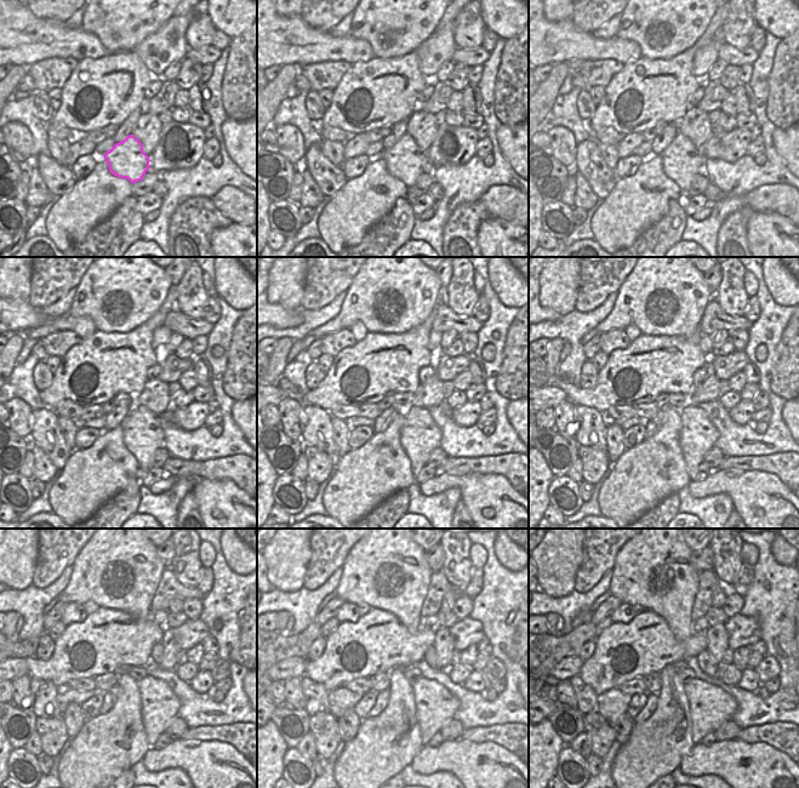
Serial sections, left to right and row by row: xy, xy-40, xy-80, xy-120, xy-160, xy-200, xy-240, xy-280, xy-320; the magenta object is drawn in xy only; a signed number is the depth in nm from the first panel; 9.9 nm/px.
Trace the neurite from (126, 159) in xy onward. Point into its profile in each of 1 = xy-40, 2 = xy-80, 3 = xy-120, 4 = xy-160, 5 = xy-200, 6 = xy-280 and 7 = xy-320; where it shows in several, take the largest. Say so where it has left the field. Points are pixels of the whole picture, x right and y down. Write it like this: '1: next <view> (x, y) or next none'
1: next xy-40 (404, 160)
2: next xy-80 (681, 160)
3: next xy-120 (143, 434)
4: next xy-160 (420, 435)
5: next xy-200 (697, 437)
6: next xy-280 (435, 707)
7: next xy-320 (709, 706)

